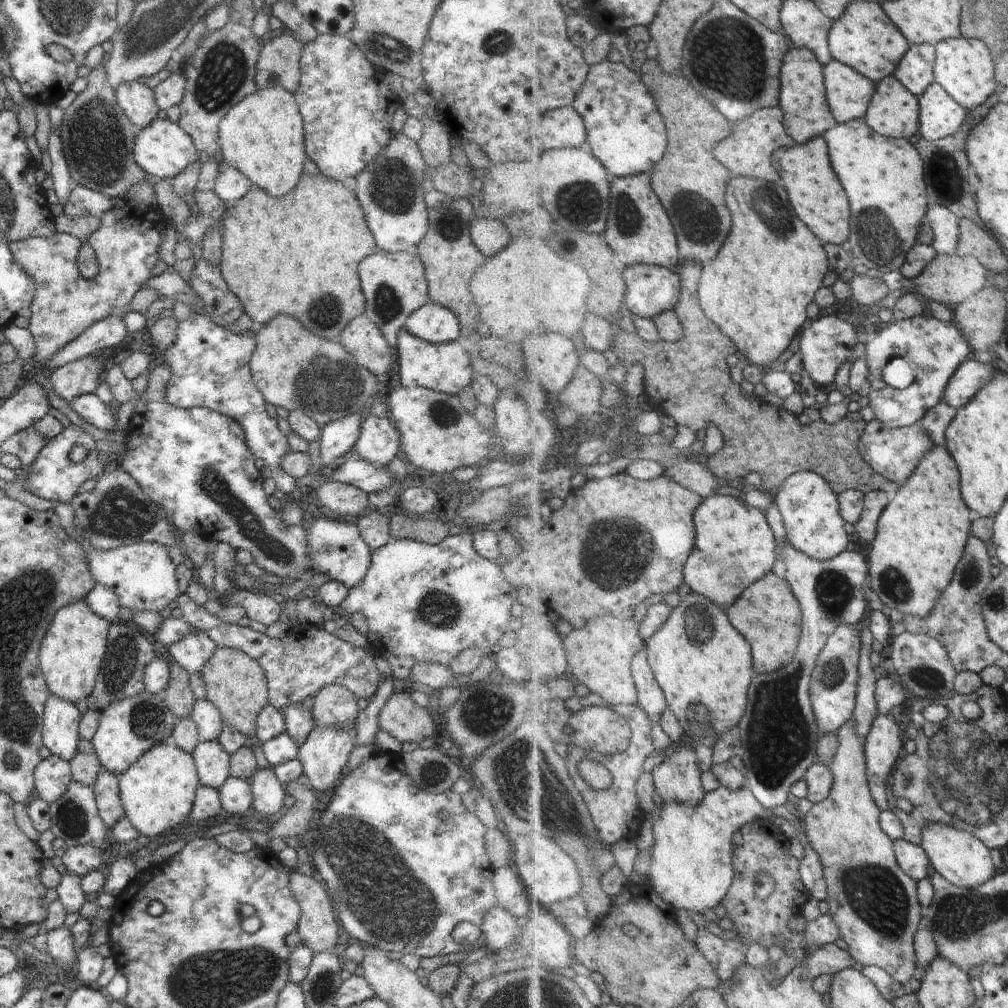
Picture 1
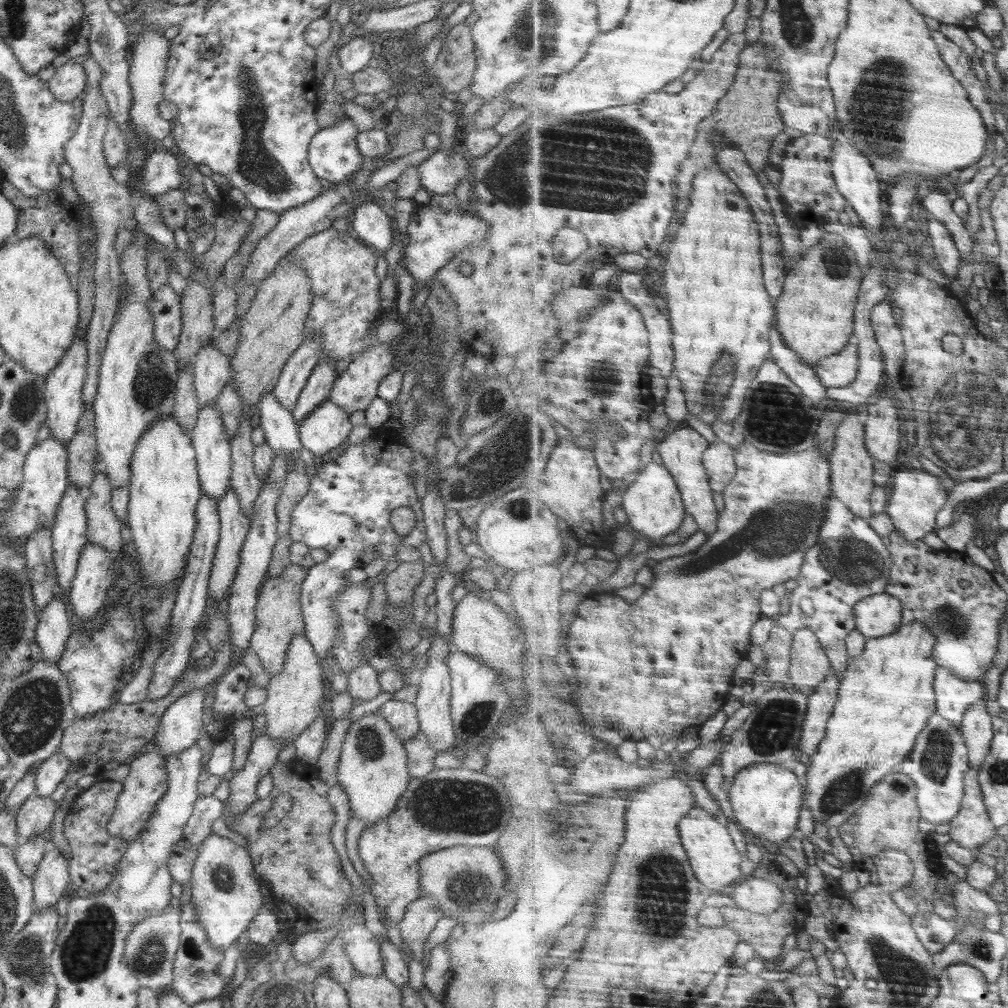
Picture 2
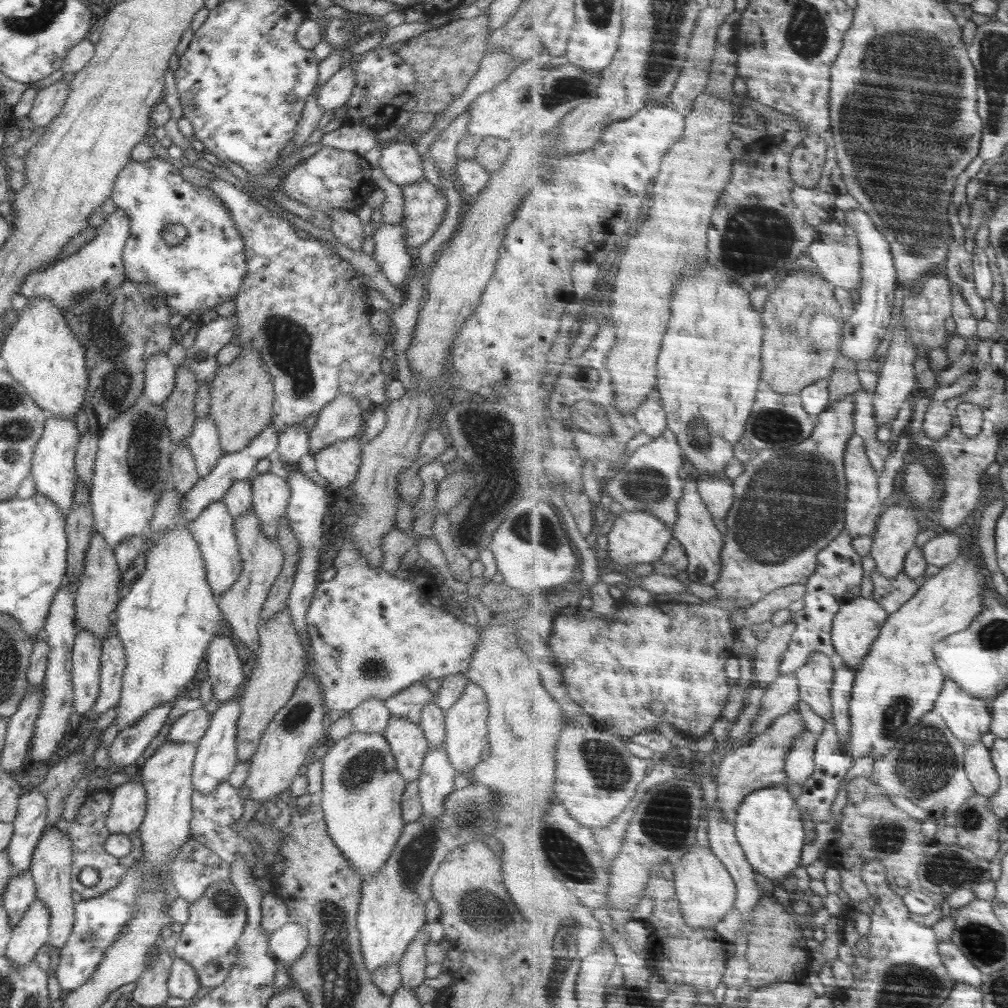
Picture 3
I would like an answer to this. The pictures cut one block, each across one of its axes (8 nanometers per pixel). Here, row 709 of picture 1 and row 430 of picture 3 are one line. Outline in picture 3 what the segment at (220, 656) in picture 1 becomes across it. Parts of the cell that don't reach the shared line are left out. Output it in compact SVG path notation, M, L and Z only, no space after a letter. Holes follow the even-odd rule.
M241 349L241 355L238 356L238 359L233 364L220 366L216 374L216 379L210 384L209 394L211 399L209 419L212 420L214 426L218 428L220 444L223 452L226 454L247 448L248 444L270 424L272 416L274 416L272 378L263 368L263 363L255 350Z

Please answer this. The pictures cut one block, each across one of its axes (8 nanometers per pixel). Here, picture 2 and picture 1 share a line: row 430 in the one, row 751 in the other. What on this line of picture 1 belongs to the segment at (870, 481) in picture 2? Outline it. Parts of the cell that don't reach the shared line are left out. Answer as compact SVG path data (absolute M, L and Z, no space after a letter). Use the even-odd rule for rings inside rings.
M850 719L839 731L839 747L837 752L836 760L831 766L834 771L836 780L835 787L833 788L832 794L821 803L816 803L809 810L808 814L804 817L803 826L806 826L806 835L812 843L815 850L820 852L820 860L824 862L824 876L828 884L828 897L826 901L830 906L830 914L834 917L834 920L840 925L841 931L843 932L843 938L848 943L850 951L857 960L864 966L876 965L885 968L888 972L891 972L896 980L899 980L903 985L908 984L912 978L916 976L919 968L919 960L917 959L917 948L915 940L921 929L923 923L924 909L920 905L920 898L918 898L918 881L911 877L899 863L899 857L895 851L895 840L884 830L883 824L880 820L880 805L876 802L875 796L871 789L871 781L868 776L868 766L866 766L866 742L864 742L864 736L859 733L859 726L857 720Z

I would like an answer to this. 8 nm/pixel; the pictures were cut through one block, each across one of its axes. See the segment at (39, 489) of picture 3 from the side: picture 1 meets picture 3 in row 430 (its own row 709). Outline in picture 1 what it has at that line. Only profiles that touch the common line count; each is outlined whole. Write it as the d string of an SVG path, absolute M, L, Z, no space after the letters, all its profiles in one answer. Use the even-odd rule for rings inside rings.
M50 695L42 715L42 744L52 755L70 762L79 746L81 712L75 703Z

